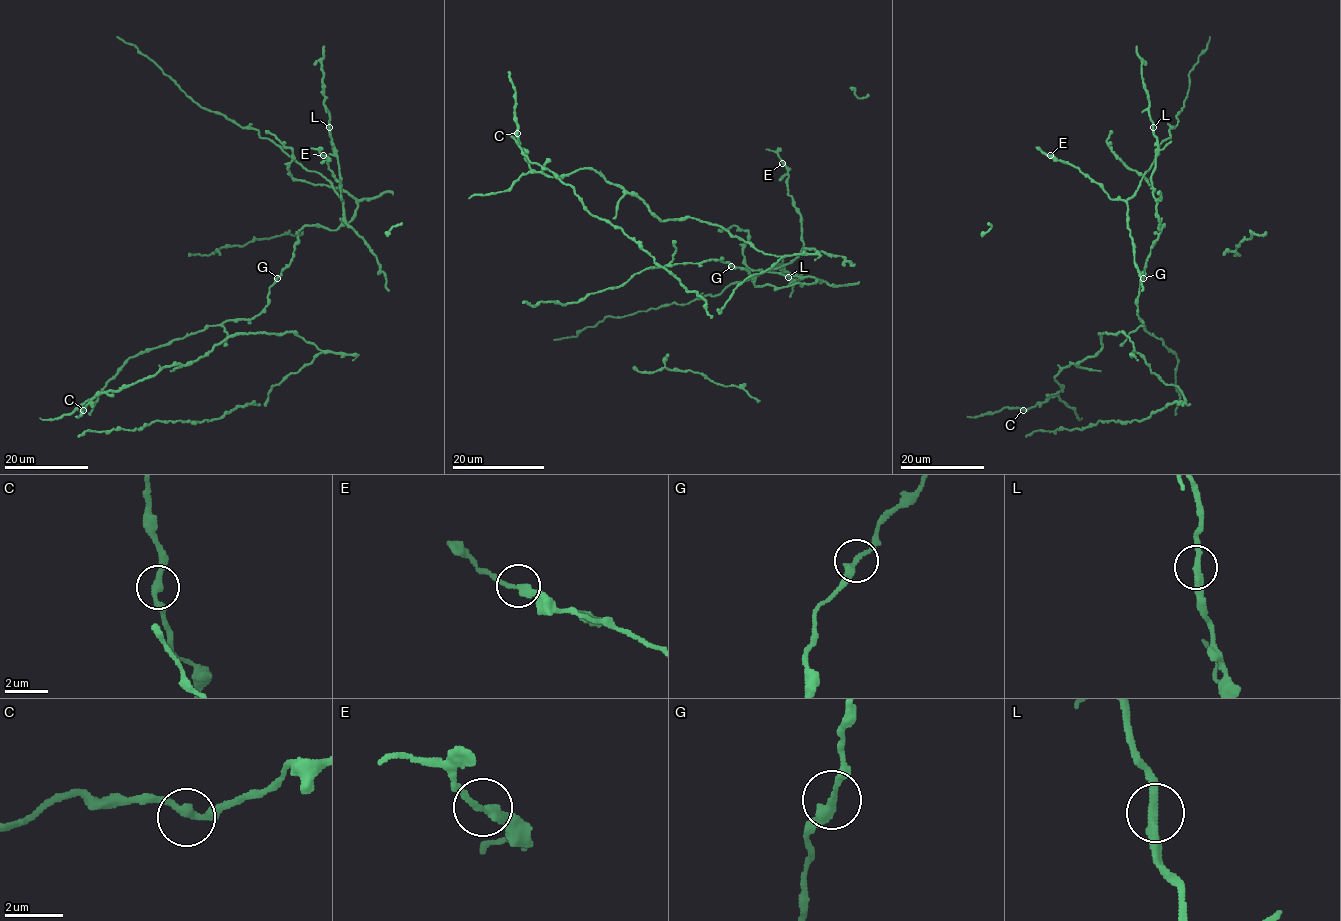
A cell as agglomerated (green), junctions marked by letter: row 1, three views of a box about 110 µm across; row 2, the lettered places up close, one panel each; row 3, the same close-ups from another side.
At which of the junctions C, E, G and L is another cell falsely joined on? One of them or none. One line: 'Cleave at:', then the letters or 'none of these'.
Cleave at: none of these

